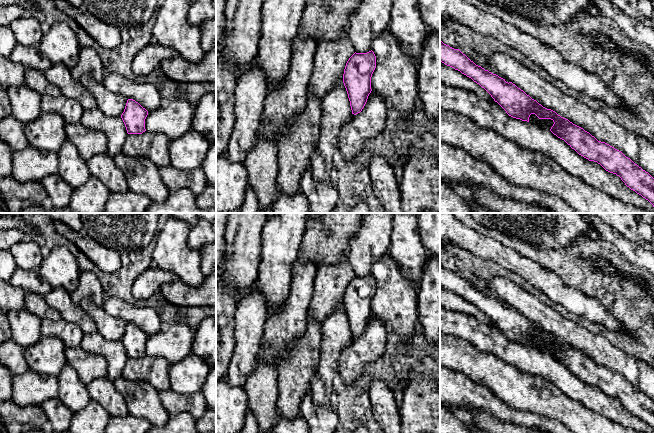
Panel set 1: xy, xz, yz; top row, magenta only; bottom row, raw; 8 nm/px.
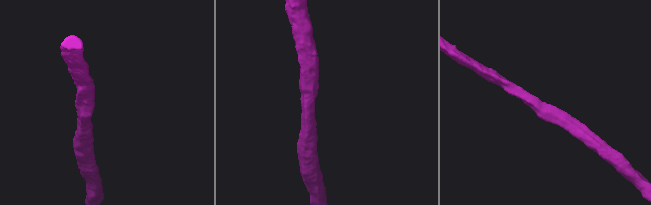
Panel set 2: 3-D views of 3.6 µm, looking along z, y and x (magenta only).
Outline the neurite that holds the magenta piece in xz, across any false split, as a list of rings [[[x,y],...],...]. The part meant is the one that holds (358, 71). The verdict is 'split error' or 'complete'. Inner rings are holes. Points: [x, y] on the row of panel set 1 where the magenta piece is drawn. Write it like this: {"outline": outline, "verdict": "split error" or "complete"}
{"outline": [[[371,50],[355,52],[344,69],[343,83],[352,114],[341,128],[338,148],[348,161],[364,150],[368,140],[378,138],[386,126],[386,102],[371,89],[375,68],[376,56]]], "verdict": "split error"}

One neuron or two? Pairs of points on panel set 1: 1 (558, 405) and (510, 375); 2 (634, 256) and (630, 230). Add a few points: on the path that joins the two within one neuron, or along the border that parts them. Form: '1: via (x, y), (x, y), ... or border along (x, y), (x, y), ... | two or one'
1: via (546, 400), (539, 399), (522, 387) | one
2: border along (612, 228), (643, 247) | two

